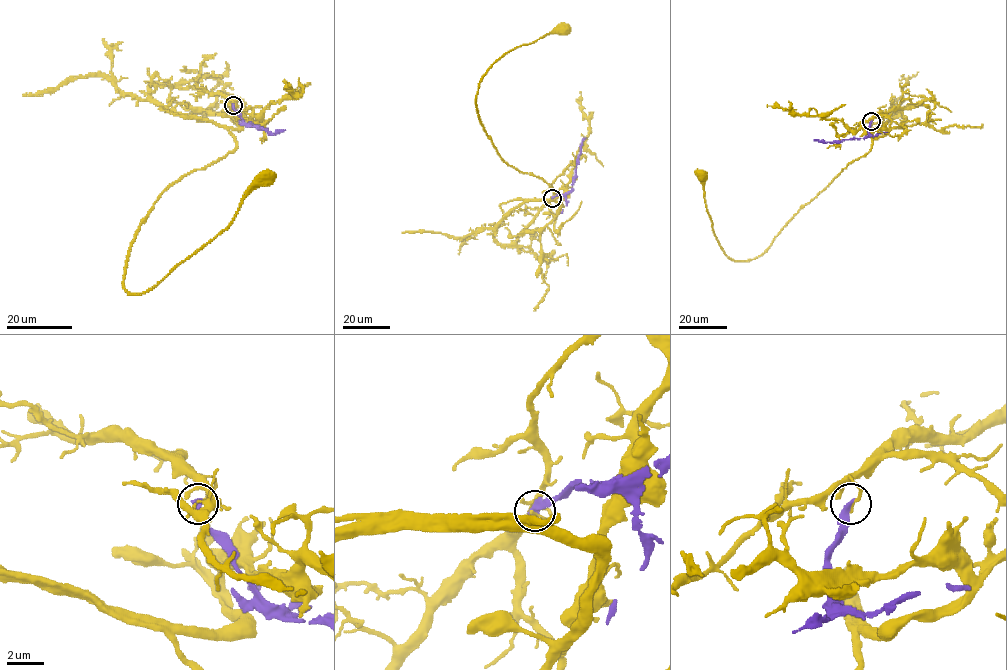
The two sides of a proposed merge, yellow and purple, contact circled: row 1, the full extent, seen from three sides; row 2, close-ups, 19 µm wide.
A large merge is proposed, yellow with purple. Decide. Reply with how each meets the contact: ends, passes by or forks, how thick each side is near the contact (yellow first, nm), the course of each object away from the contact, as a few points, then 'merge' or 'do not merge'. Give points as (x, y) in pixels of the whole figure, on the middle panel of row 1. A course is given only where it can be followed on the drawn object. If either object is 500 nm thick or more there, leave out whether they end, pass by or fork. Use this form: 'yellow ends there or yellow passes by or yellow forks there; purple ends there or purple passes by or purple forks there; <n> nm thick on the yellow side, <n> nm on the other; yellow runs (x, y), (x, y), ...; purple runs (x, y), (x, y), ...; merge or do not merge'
yellow ends there; purple ends there; 170 nm thick on the yellow side, 320 nm on the other; yellow runs (552, 198), (556, 217), (558, 194), (502, 159), (476, 101), (496, 61), (563, 30); purple runs (552, 198), (572, 187), (585, 137); do not merge

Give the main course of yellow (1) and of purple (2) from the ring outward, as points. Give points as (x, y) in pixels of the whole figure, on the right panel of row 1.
1: (871, 121), (885, 115), (889, 130), (753, 259), (733, 260), (725, 253), (706, 209), (703, 175)
2: (871, 121), (869, 135), (863, 138), (830, 142), (814, 139)

